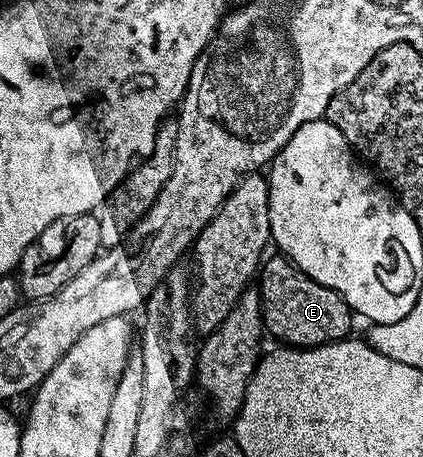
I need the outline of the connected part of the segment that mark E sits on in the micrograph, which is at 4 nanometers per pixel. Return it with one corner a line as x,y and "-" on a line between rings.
284,256
266,257
259,270
259,293
261,295
261,320
266,331
269,330
278,338
278,343
289,348
304,348
306,346
324,346
327,342
340,342
342,338
350,337
355,321
355,315
349,305
331,288
311,280
294,262

